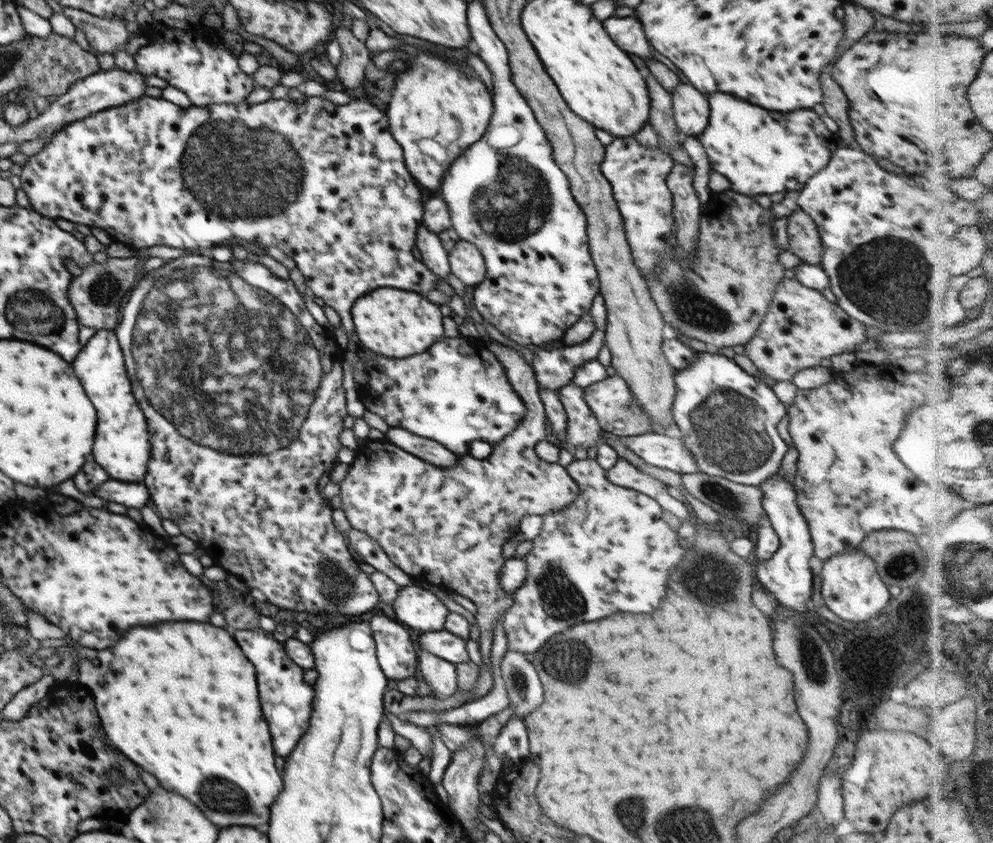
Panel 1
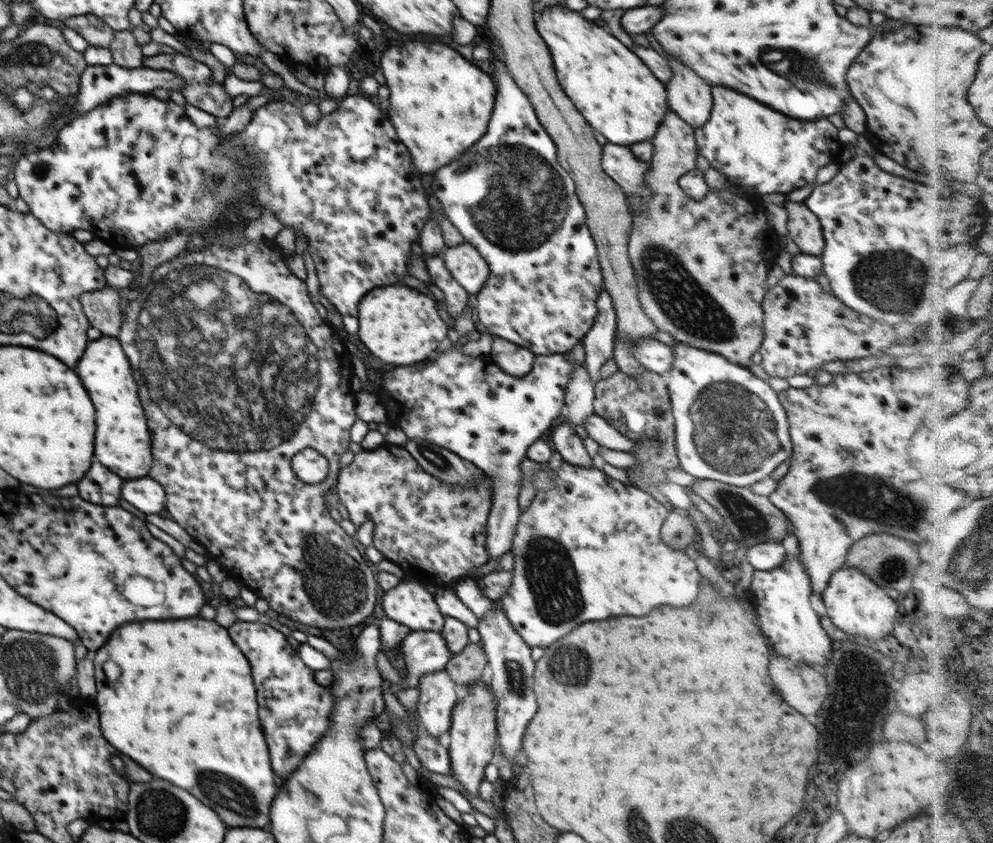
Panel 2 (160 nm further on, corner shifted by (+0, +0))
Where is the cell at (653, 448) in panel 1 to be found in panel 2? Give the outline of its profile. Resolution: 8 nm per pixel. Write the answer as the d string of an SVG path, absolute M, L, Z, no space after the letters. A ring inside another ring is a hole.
M595 412L587 419L584 419L587 436L598 442L600 447L605 446L612 450L620 450L620 452L633 452L635 442L624 436L619 430L616 430L608 421Z

